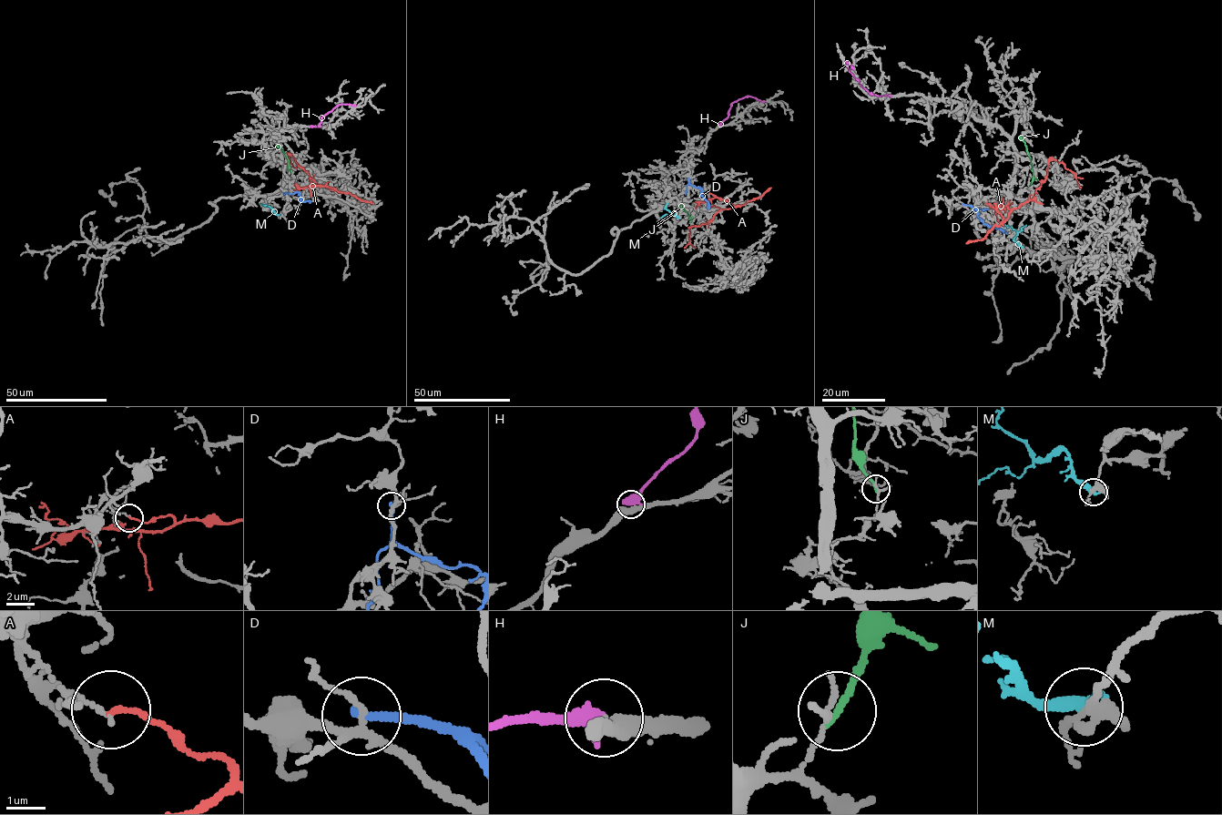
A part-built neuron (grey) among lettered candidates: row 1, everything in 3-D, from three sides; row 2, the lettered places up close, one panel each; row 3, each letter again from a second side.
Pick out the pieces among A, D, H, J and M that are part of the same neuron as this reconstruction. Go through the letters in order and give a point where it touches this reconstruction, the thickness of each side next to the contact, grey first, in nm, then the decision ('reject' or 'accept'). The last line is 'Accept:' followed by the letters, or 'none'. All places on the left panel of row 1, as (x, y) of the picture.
A: contact (308, 186); calibres 110 and 120 nm; reject
D: contact (285, 192); calibres 200 and 240 nm; reject
H: contact (310, 126); calibres 400 and 550 nm; reject
J: contact (291, 172); calibres 140 and 180 nm; reject
M: contact (279, 215); calibres 280 and 400 nm; reject
Accept: none

